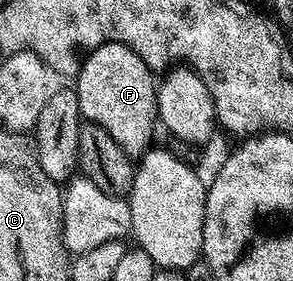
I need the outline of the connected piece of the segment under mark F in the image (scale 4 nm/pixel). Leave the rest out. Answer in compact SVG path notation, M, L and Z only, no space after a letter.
M113 41L89 50L78 68L76 92L78 112L89 124L104 127L132 159L141 159L151 148L158 119L158 91L155 74L127 45Z

